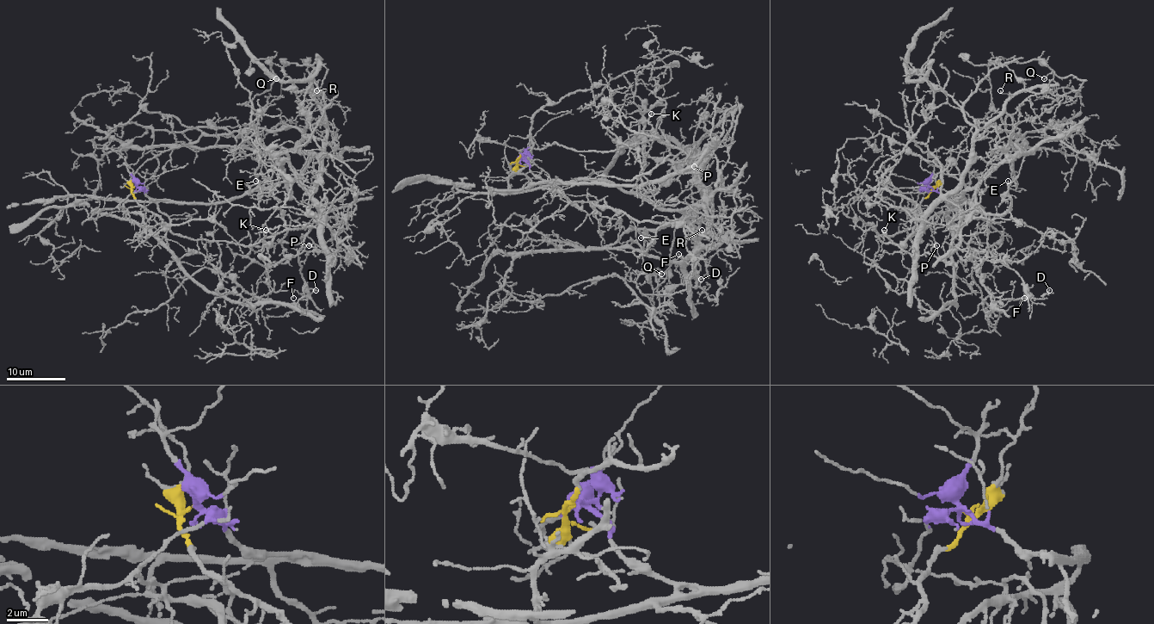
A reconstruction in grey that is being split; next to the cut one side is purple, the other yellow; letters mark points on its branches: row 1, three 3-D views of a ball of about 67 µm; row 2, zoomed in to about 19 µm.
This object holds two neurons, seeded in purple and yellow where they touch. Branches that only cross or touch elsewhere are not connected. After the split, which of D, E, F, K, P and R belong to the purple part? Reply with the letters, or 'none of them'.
D, E, F

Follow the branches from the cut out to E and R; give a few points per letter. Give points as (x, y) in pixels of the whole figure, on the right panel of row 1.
E: (929, 186), (952, 200), (950, 202), (988, 171), (1031, 150), (1009, 186), (1007, 181)
R: (929, 186), (917, 206), (917, 245), (911, 236), (957, 185), (971, 139), (1003, 108), (1009, 96), (1000, 91)

